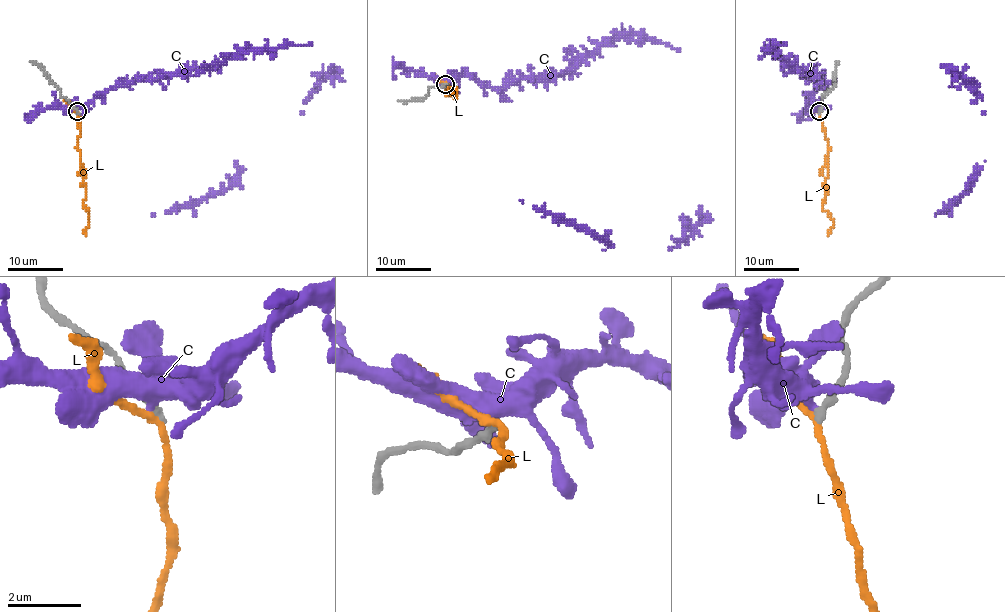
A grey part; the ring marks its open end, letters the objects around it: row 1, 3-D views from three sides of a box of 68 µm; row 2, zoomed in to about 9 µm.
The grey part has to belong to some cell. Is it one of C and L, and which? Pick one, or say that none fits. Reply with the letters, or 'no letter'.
no letter

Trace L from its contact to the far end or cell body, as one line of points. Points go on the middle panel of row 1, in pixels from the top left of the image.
L: (446, 83), (444, 93), (454, 88), (455, 97), (453, 93)

